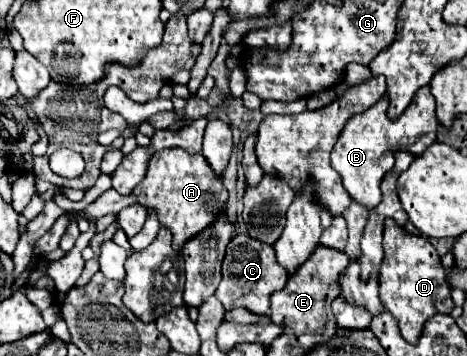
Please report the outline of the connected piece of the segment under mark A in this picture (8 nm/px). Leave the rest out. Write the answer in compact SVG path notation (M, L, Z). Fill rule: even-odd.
M183 148L161 150L161 152L153 154L153 158L149 162L149 168L147 168L145 180L139 186L135 186L135 190L131 194L126 196L117 194L115 190L107 190L97 200L87 204L83 210L79 210L79 212L65 212L63 216L57 218L57 222L51 226L51 230L47 230L43 234L43 238L39 238L35 254L45 256L45 254L57 250L63 232L71 224L71 218L75 218L75 222L79 222L81 218L97 220L97 218L101 218L105 214L117 214L125 206L130 206L135 204L135 202L139 202L139 204L143 204L147 208L155 208L157 210L159 222L173 232L173 248L179 252L181 246L189 238L199 234L199 230L207 228L215 220L215 216L225 208L227 188L223 186L221 178L213 174L211 166L207 166L207 160L201 154L189 154Z

